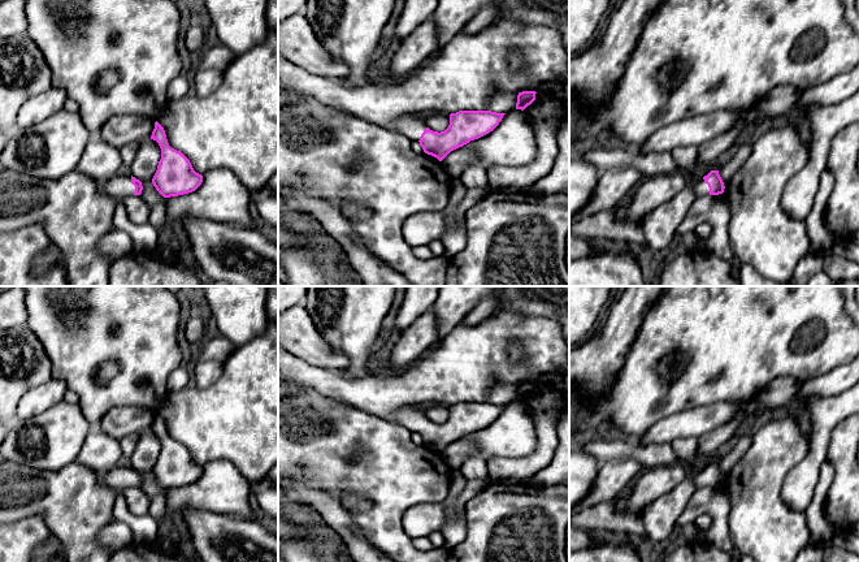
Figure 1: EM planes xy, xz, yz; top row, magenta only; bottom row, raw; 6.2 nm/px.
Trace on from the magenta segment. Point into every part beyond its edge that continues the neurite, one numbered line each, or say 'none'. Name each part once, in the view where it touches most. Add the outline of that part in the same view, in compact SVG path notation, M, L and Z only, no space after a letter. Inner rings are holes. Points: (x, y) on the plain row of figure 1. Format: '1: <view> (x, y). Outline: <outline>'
1: xy (120, 478). Outline: M123 462L109 472L105 472L103 483L116 490L134 488L135 477L131 474L131 466Z

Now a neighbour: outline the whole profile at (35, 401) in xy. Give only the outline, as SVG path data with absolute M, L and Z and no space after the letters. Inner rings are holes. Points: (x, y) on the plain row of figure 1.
M61 380L49 381L27 390L18 402L17 418L29 419L56 406L64 399L68 385Z

